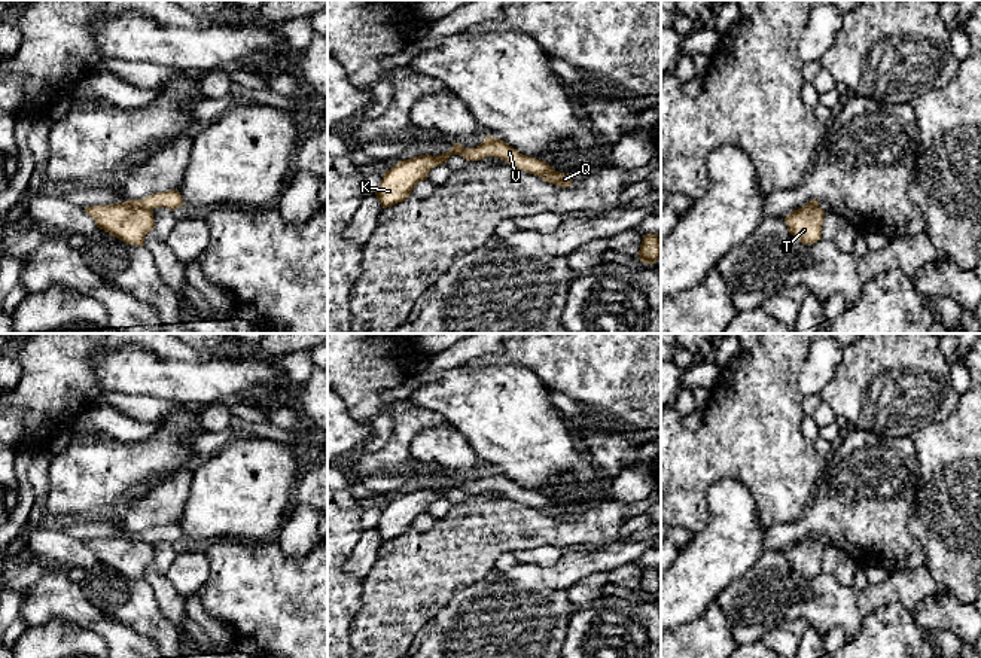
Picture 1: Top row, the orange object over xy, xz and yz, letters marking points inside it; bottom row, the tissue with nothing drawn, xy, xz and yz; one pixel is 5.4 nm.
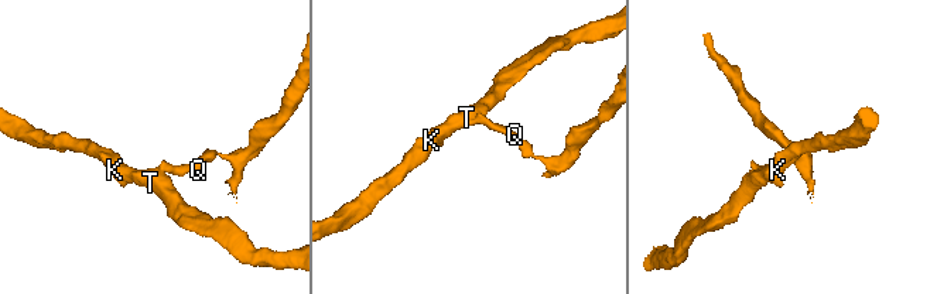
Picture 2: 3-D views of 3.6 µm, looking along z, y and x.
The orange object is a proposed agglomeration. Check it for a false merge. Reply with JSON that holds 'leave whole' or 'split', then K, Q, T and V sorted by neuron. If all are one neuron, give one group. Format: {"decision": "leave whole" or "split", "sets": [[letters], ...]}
{"decision": "split", "sets": [["K", "T"], ["Q", "V"]]}

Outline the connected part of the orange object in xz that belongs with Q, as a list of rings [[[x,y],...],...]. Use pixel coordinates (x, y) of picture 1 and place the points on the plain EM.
[[[487,470],[482,476],[472,482],[464,482],[461,490],[467,494],[482,494],[485,490],[500,491],[511,500],[542,511],[545,515],[569,521],[572,511],[555,505],[548,496],[520,487],[517,482],[496,470]]]

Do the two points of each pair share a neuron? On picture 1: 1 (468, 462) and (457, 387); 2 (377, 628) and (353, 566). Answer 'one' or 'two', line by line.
1: two
2: two

